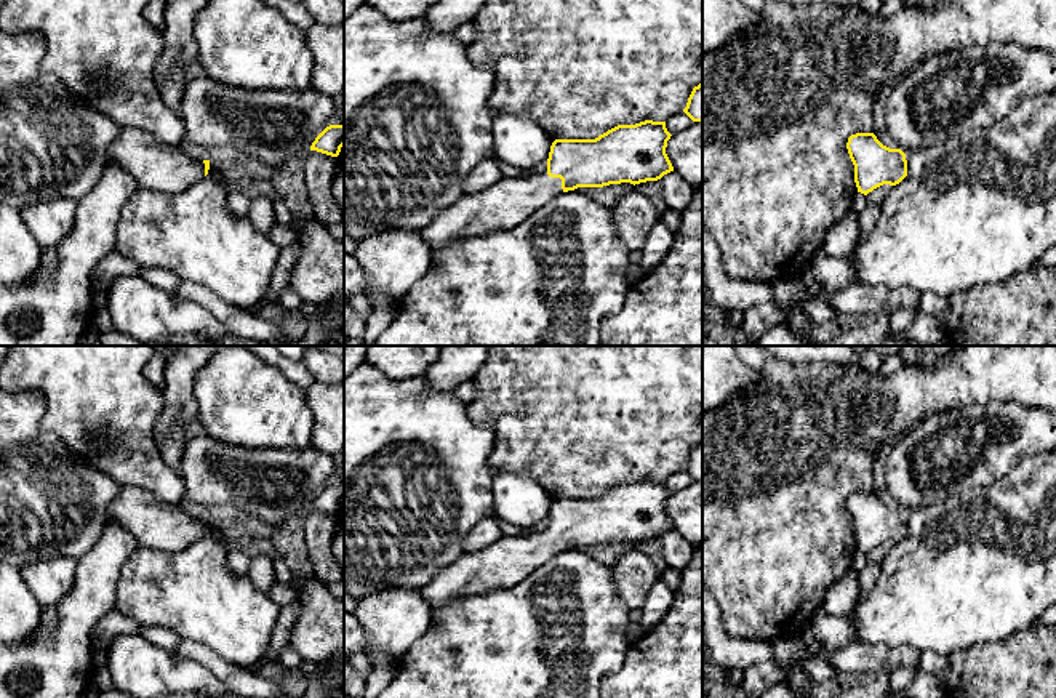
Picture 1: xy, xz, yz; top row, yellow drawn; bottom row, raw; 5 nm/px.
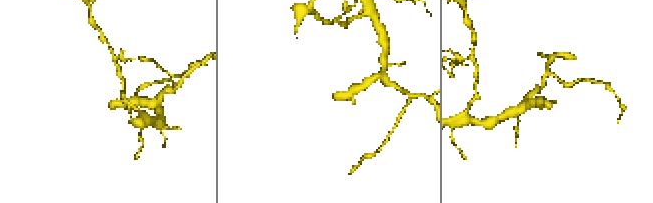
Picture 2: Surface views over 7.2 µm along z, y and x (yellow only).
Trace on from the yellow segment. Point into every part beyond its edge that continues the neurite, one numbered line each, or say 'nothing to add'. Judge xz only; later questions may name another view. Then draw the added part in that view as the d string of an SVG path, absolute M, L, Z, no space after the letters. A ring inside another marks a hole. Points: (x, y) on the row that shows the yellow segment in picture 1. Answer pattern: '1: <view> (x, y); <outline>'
1: xz (511, 200); M547 171L501 178L490 189L464 194L448 205L421 231L421 235L434 256L451 240L514 229L562 192L562 179L550 178Z

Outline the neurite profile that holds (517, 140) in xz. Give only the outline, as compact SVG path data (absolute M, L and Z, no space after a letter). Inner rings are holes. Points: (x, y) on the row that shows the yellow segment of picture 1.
M522 114L493 117L493 157L520 170L547 163L554 139L533 120Z

